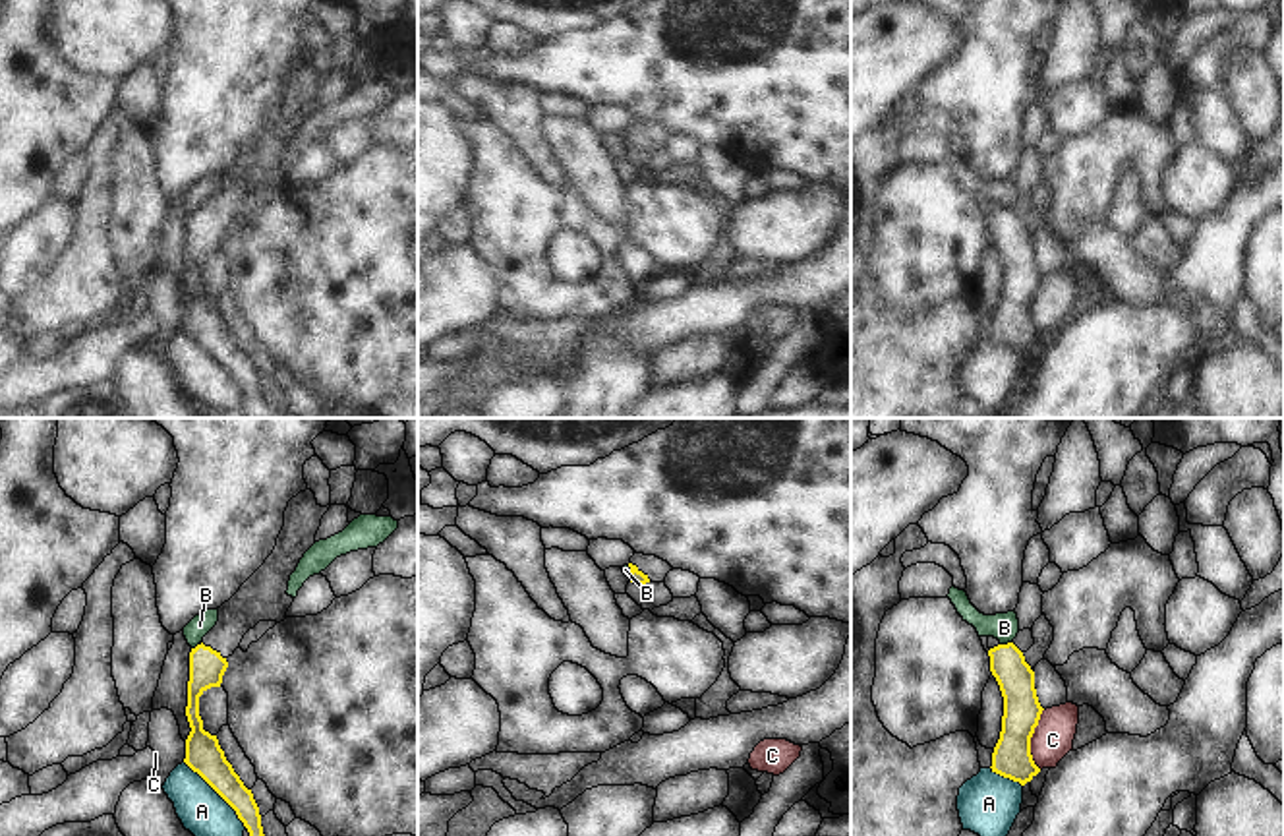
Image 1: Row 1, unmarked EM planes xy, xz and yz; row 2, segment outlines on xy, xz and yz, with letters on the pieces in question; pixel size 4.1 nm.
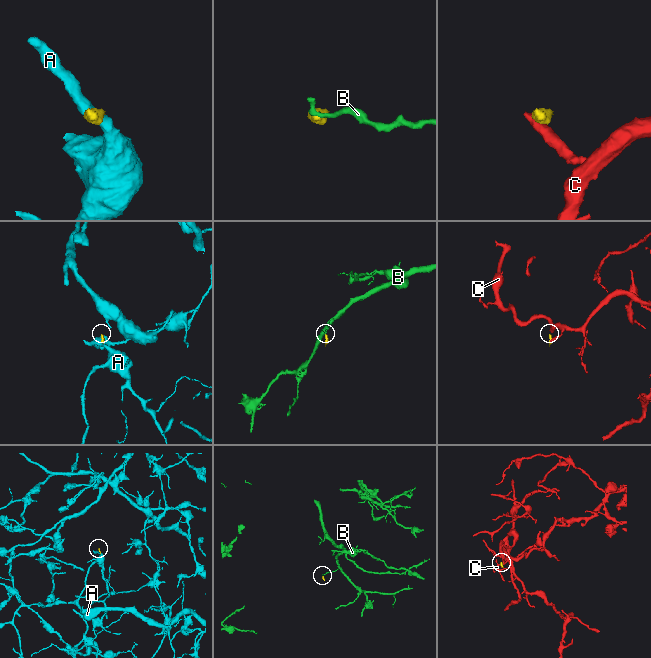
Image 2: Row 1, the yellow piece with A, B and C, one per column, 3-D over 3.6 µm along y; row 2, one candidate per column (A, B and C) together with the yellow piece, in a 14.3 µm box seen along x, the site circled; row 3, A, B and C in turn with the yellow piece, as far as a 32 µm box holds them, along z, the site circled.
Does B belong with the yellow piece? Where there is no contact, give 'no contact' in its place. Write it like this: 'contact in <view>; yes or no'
contact in yz; no

